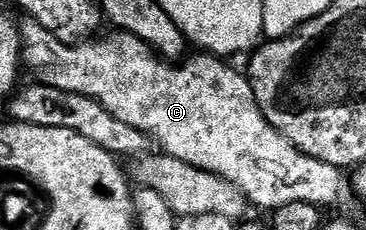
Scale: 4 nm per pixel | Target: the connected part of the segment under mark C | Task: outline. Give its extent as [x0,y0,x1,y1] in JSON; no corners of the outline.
[21,23,342,211]

